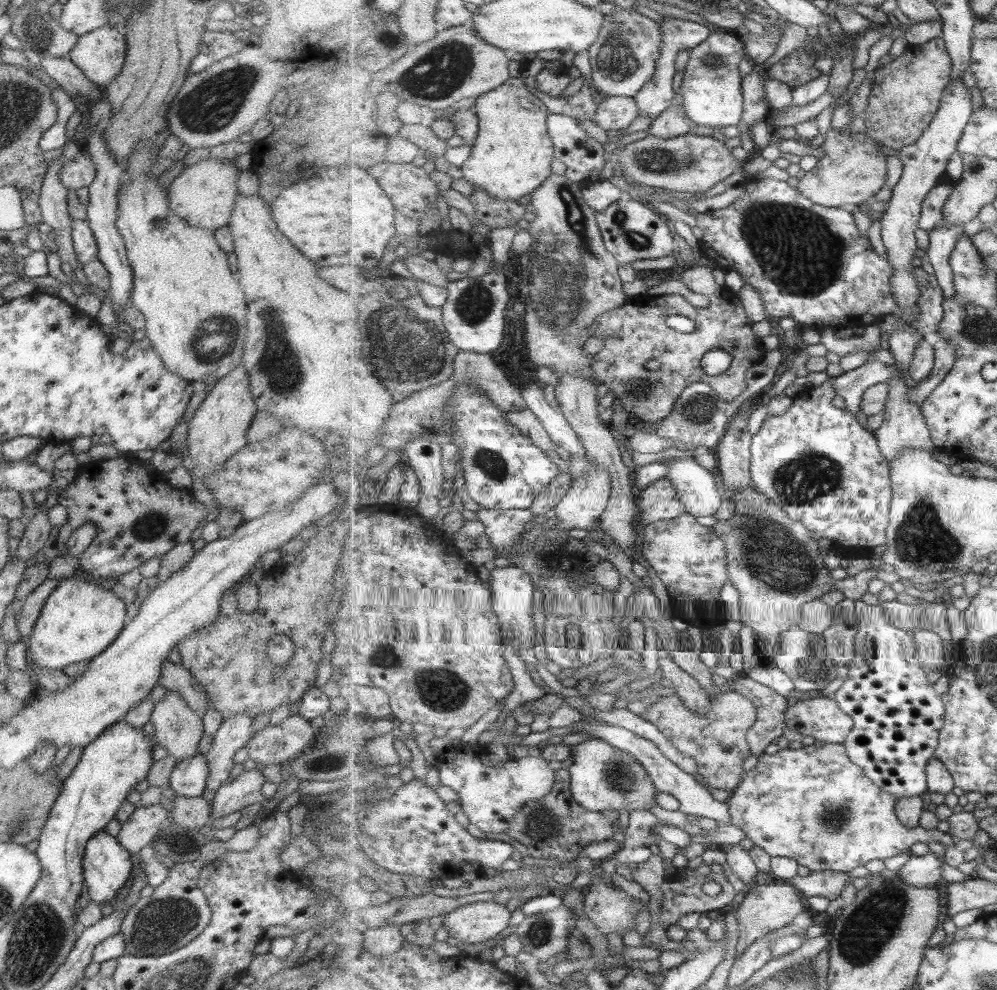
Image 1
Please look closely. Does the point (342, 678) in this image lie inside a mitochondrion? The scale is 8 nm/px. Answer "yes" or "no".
no

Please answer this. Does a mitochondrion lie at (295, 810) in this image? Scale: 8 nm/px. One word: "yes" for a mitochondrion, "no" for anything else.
no

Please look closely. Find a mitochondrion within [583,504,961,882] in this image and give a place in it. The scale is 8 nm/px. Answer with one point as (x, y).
(774, 556)

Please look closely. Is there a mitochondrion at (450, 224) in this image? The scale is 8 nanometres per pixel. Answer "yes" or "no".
no

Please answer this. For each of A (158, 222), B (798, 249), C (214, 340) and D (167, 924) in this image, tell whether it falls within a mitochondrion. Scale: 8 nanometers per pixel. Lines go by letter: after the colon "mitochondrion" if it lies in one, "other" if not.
A: other
B: mitochondrion
C: mitochondrion
D: mitochondrion

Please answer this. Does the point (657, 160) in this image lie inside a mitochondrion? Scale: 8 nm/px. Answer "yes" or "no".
yes

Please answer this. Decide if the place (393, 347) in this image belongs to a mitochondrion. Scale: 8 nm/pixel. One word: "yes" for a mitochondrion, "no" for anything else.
yes

